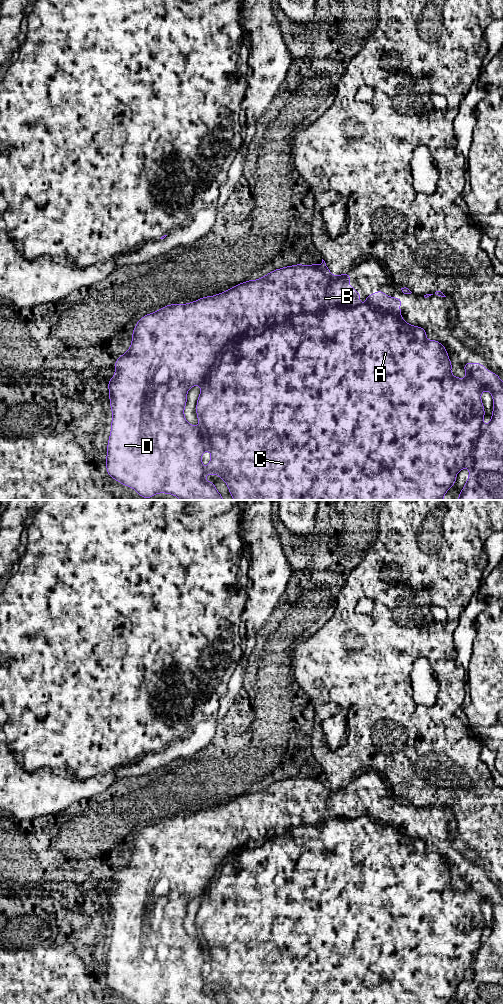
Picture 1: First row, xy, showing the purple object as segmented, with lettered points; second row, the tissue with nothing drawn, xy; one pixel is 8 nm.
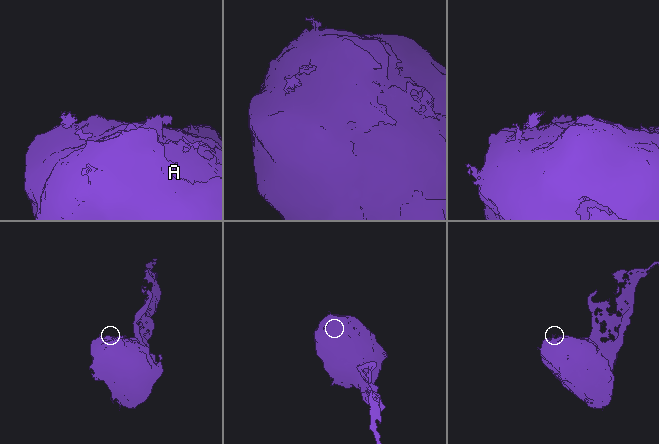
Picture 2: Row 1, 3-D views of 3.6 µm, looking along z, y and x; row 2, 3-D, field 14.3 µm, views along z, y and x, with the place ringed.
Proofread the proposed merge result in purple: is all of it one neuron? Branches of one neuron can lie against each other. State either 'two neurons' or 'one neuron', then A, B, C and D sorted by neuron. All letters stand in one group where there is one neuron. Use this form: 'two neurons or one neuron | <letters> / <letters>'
one neuron | A B C D

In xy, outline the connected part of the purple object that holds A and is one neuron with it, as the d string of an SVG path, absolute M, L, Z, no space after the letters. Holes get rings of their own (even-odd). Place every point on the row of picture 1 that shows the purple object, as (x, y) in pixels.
M322 259L320 265L302 265L296 264L276 269L257 280L248 280L242 282L225 292L214 296L206 296L194 302L187 304L170 304L159 309L156 312L144 315L135 325L132 332L132 342L129 350L122 354L115 362L115 375L108 381L109 401L112 411L111 433L107 444L106 470L109 476L114 480L121 482L123 486L129 486L136 490L138 495L149 499L158 493L168 493L178 497L180 500L224 500L222 495L217 491L214 482L206 482L206 474L216 474L225 481L229 492L234 500L443 500L446 492L455 485L457 473L469 468L468 480L461 490L457 500L503 500L503 382L500 377L491 371L488 371L481 363L467 362L462 368L466 371L467 376L464 379L455 377L451 374L451 363L446 348L437 340L427 340L427 330L406 323L401 314L401 298L386 296L382 290L376 291L373 295L366 296L366 304L360 304L358 298L361 292L356 292L354 287L348 283L352 276L340 274L334 276ZM200 385L201 391L196 404L196 414L198 424L190 425L185 416L184 409L187 403L187 392L195 386ZM488 390L493 397L493 413L488 425L483 424L485 410L481 401L481 393ZM209 450L211 460L206 468L202 465L202 454Z

